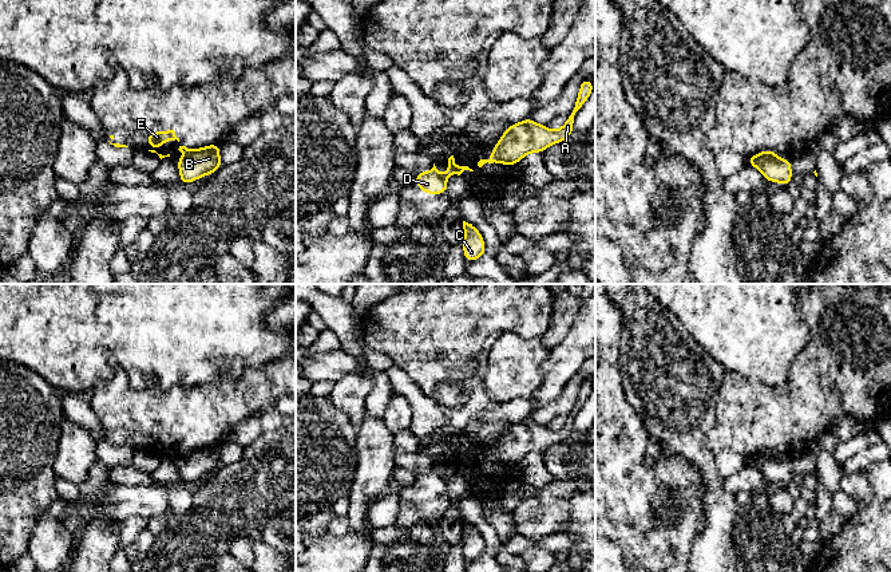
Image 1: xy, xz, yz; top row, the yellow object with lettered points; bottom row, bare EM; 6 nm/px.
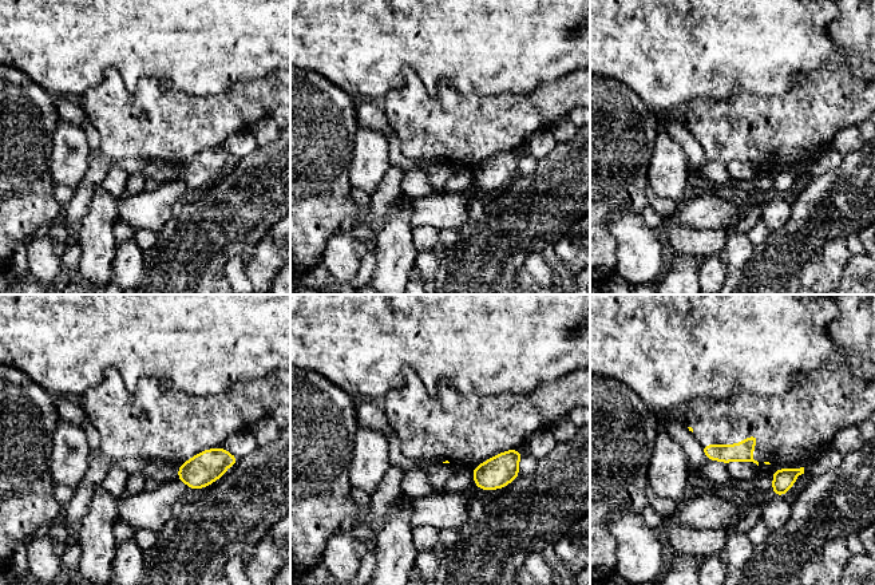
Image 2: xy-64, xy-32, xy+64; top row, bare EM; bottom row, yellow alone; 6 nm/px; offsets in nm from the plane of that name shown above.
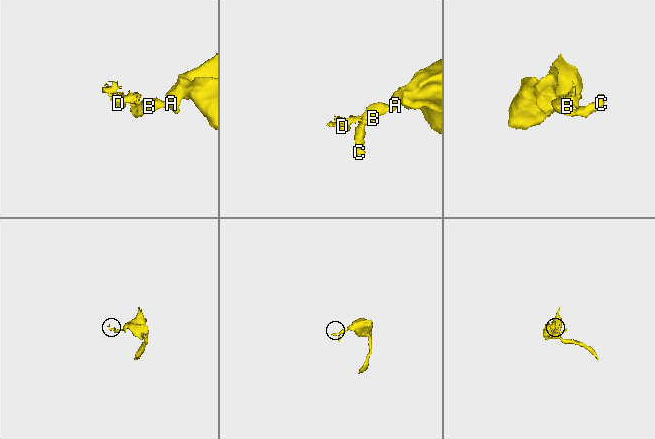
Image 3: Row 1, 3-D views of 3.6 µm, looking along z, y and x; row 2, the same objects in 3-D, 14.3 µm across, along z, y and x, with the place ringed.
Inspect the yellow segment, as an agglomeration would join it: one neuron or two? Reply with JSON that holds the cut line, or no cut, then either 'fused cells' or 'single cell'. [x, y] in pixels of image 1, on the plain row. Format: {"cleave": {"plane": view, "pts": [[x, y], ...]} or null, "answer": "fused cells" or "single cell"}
{"cleave": {"plane": "xy", "pts": [[193, 450], [187, 453]]}, "answer": "fused cells"}

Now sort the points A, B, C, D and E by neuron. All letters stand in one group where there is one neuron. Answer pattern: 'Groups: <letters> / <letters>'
Groups: A B C / D E

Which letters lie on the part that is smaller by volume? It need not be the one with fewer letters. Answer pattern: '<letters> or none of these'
D, E

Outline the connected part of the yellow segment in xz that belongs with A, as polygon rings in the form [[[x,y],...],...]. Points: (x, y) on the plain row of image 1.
[[[591,379],[581,380],[574,407],[559,430],[551,431],[547,426],[534,422],[530,417],[523,422],[512,423],[492,449],[490,459],[495,463],[514,466],[530,453],[543,453],[549,446],[565,442],[574,431],[574,418],[590,398],[593,386],[594,380]]]

